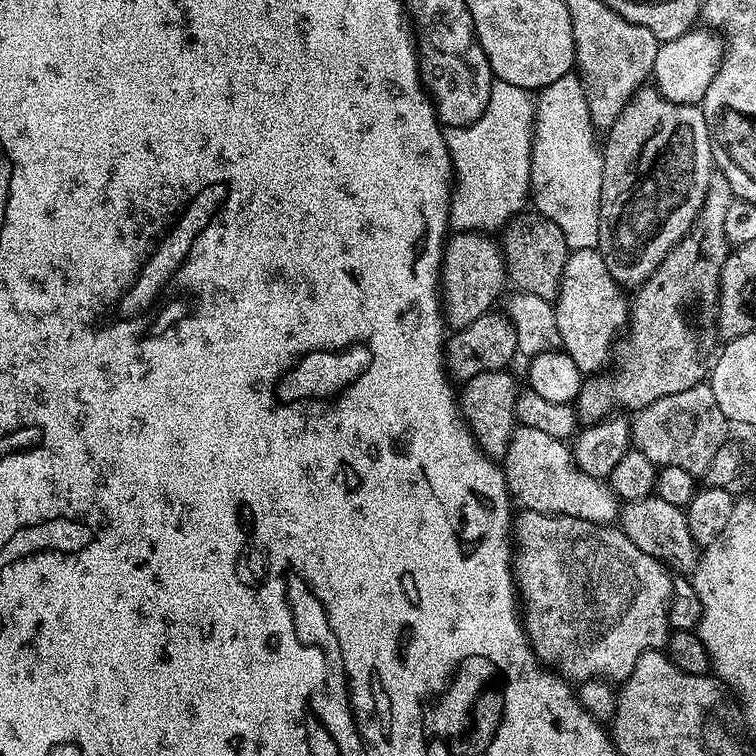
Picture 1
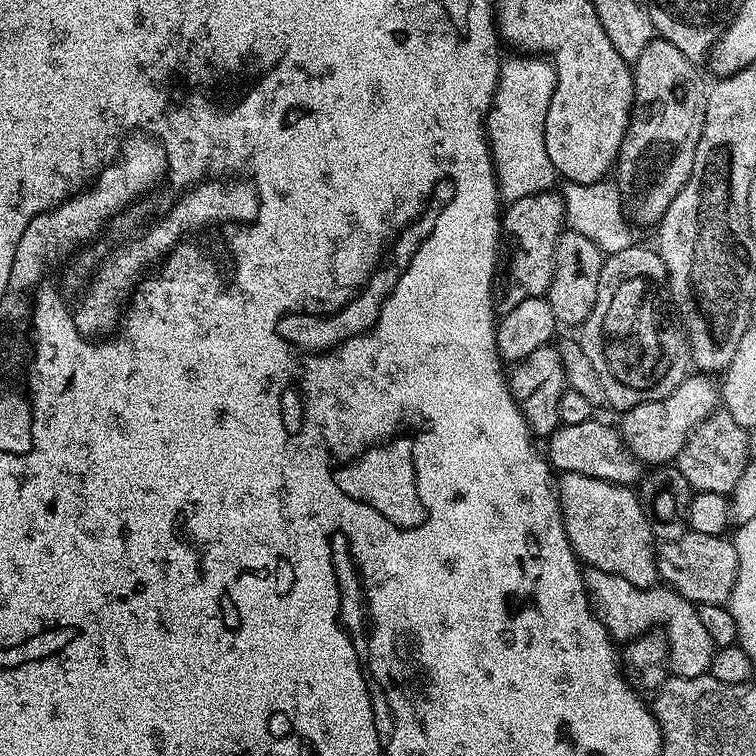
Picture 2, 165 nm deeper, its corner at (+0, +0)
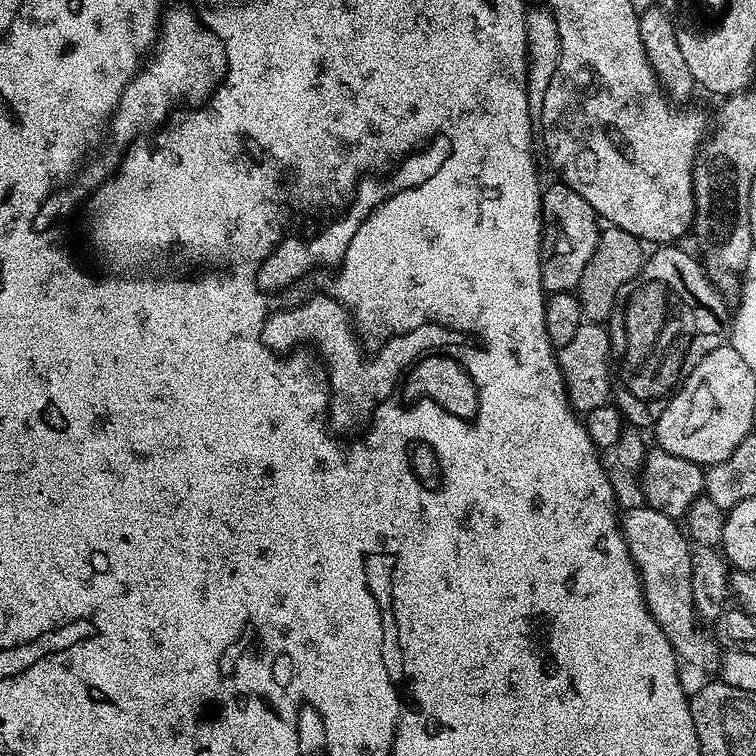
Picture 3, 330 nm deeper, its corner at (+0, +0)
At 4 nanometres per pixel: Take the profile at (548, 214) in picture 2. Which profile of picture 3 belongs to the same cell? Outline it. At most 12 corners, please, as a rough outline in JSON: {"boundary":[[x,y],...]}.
{"boundary":[[563,182],[543,189],[548,294],[579,289],[602,221]]}

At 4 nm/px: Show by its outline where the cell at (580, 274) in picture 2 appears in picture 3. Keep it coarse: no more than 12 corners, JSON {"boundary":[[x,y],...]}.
{"boundary":[[601,231],[578,289],[585,321],[616,311],[646,259],[641,240]]}

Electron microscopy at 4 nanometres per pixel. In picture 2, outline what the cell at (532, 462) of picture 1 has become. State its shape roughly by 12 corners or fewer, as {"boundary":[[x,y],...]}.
{"boundary":[[566,472],[568,541],[589,569],[657,583],[631,487]]}

